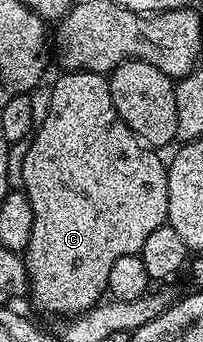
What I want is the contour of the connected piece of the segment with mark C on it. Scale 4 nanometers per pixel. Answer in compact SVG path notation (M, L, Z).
M67 71L62 74L56 85L50 86L51 98L49 99L49 111L45 115L45 123L41 123L34 130L30 138L28 153L25 155L23 165L22 192L26 193L29 203L33 207L33 235L29 238L29 247L25 250L25 264L27 267L27 283L29 286L29 298L43 313L56 313L62 319L72 315L84 313L104 300L109 283L109 271L121 255L139 255L145 245L145 239L153 231L167 224L167 204L169 203L169 191L167 190L167 165L159 158L158 152L152 151L144 145L135 132L129 128L117 115L111 98L111 82L104 74L85 73L82 71Z

